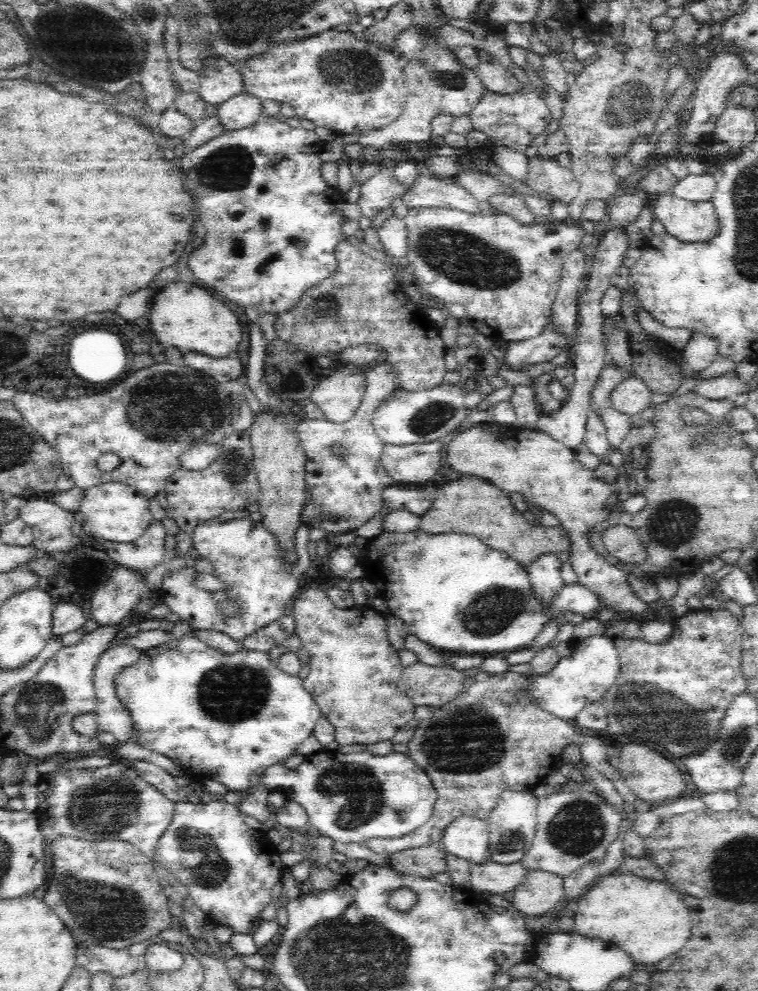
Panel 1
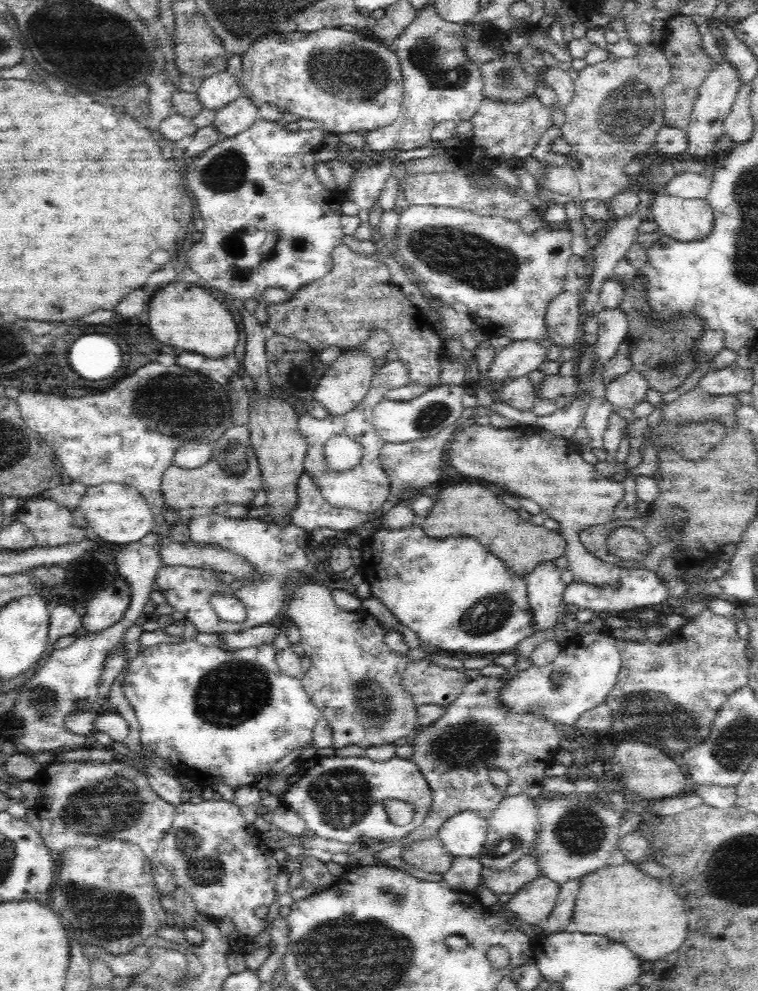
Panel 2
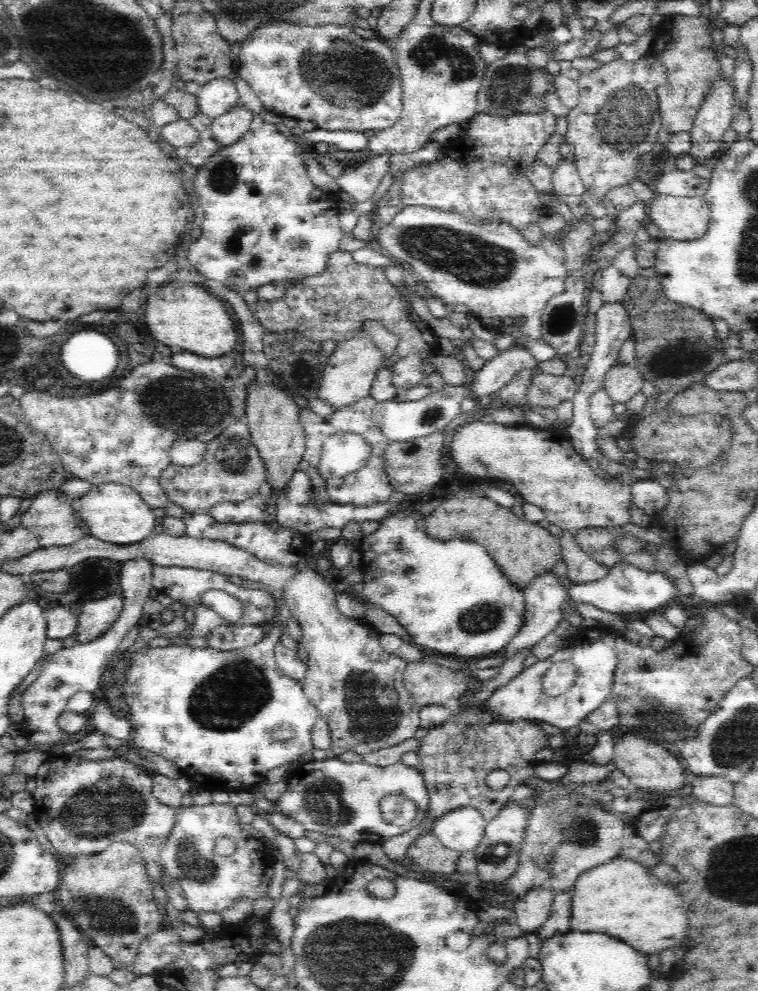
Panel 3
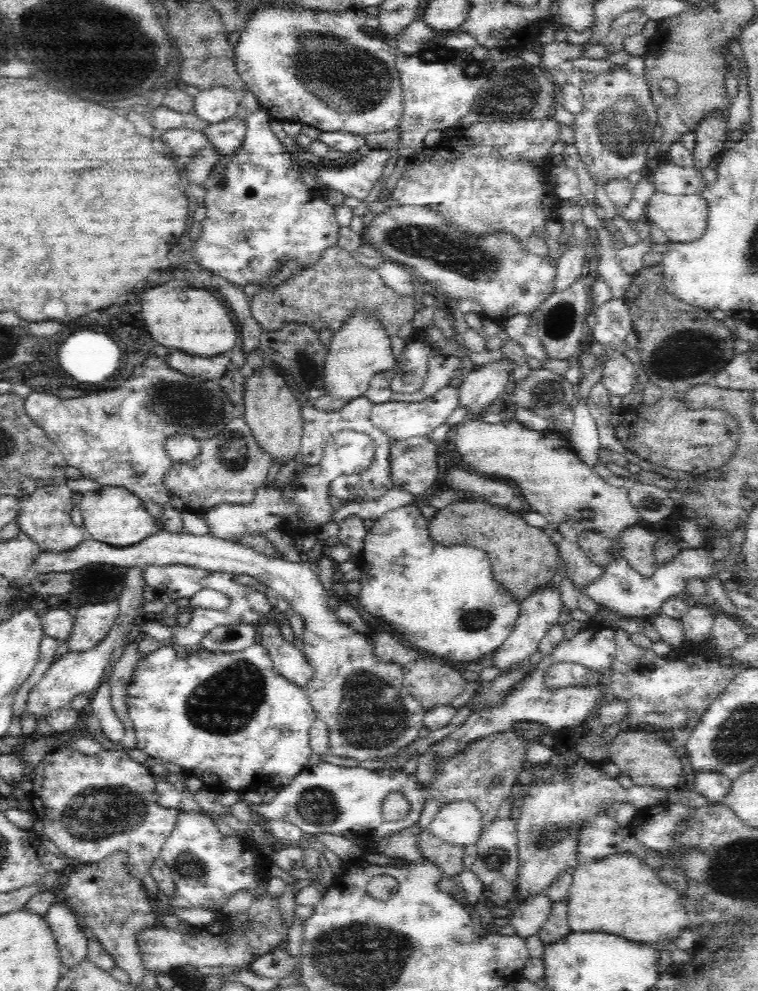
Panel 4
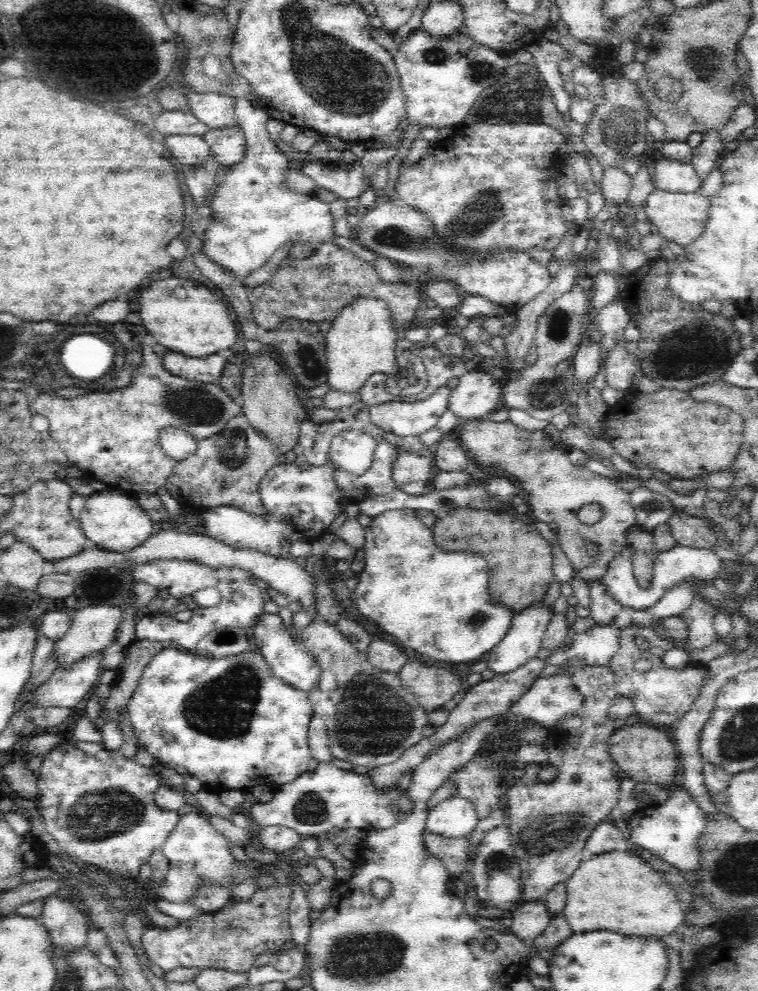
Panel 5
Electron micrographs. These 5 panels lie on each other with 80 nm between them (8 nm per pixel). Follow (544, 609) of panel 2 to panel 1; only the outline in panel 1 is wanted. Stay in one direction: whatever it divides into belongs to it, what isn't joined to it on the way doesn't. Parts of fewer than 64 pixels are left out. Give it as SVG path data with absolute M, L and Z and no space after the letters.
M554 553L542 554L528 565L529 581L537 600L550 602L565 585L560 577L562 565Z

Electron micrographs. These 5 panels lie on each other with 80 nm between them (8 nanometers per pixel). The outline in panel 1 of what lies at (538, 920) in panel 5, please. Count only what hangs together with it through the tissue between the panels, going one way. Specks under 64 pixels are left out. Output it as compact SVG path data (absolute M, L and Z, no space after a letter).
M545 870L527 871L513 891L514 909L533 918L552 910L566 896L564 876Z

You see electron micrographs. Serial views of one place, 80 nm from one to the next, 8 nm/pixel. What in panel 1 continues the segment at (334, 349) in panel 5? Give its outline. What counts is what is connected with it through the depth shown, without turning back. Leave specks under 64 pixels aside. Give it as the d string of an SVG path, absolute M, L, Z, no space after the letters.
M344 363L344 365L336 370L331 376L319 381L316 388L308 401L314 402L323 413L323 419L333 424L346 424L350 422L352 417L356 416L358 407L364 396L364 374L360 372L359 366L352 363Z

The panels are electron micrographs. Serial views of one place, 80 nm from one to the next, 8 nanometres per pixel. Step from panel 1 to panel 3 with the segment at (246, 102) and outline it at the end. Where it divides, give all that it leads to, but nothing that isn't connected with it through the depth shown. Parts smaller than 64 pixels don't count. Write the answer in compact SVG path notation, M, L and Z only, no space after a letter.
M239 102L222 116L213 118L209 132L221 145L234 144L250 128L254 115L255 112Z

